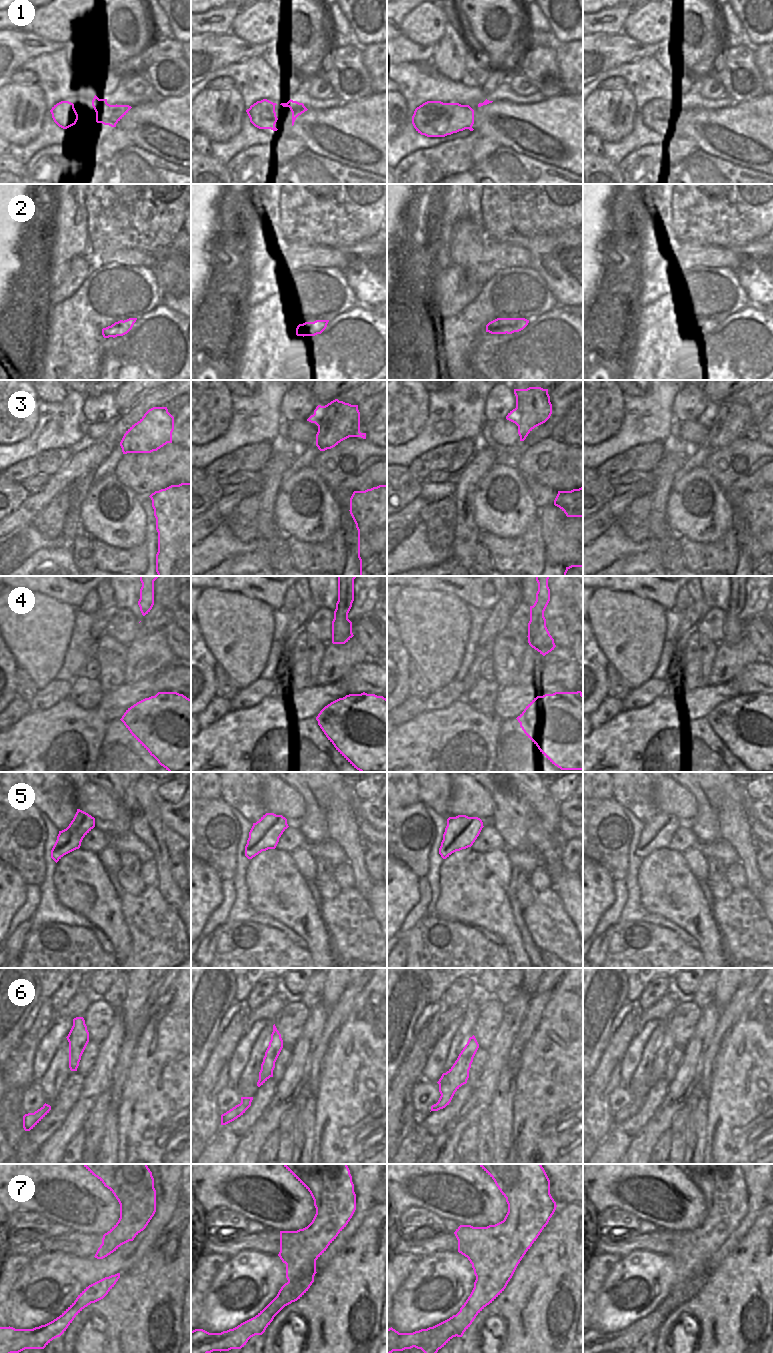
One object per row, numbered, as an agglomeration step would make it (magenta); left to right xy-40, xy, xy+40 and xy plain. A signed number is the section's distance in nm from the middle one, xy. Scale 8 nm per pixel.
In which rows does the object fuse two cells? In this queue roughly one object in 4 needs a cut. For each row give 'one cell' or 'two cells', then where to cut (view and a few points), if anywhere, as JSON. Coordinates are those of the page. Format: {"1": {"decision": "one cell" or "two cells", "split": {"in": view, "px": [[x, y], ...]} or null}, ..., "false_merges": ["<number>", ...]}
{"1": {"decision": "one cell", "split": null}, "2": {"decision": "one cell", "split": null}, "3": {"decision": "one cell", "split": null}, "4": {"decision": "one cell", "split": null}, "5": {"decision": "one cell", "split": null}, "6": {"decision": "two cells", "split": {"in": "xy", "px": [[240, 1103], [248, 1107]]}}, "7": {"decision": "two cells", "split": {"in": "xy+40", "px": [[456, 1314], [454, 1326], [457, 1330], [457, 1335]]}}, "false_merges": ["6", "7"]}

